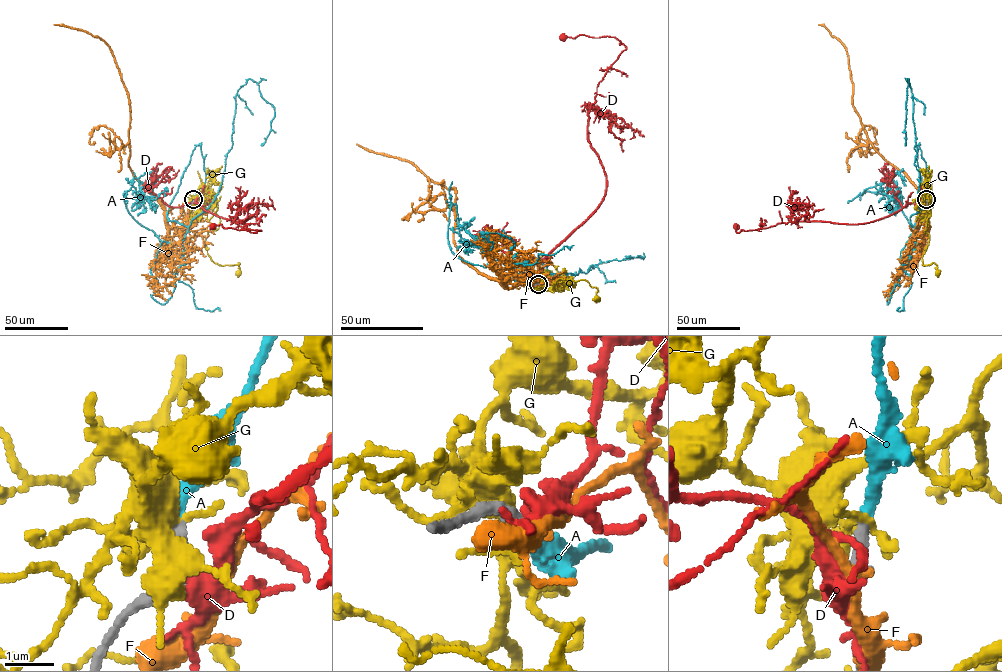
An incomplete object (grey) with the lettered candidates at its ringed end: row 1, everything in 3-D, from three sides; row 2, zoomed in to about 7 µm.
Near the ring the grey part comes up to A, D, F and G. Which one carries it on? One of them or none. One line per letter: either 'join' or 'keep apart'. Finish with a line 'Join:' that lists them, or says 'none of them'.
A: join
D: keep apart
F: keep apart
G: keep apart
Join: A

